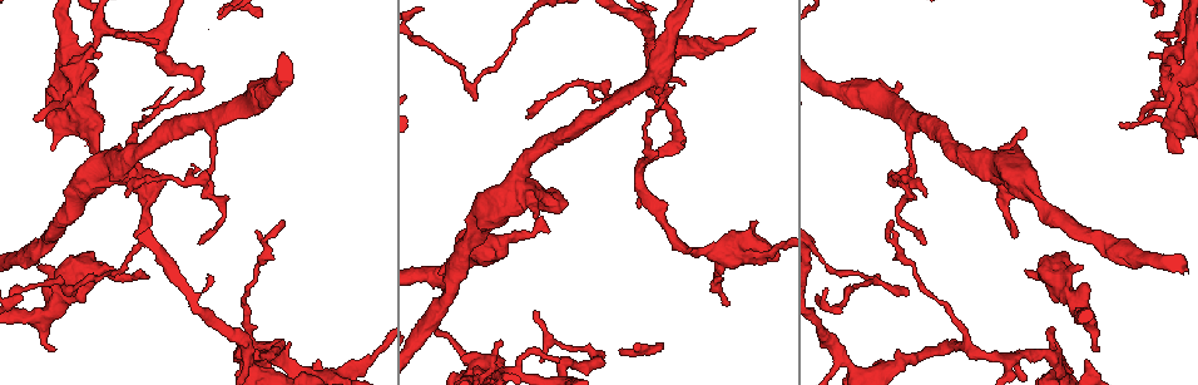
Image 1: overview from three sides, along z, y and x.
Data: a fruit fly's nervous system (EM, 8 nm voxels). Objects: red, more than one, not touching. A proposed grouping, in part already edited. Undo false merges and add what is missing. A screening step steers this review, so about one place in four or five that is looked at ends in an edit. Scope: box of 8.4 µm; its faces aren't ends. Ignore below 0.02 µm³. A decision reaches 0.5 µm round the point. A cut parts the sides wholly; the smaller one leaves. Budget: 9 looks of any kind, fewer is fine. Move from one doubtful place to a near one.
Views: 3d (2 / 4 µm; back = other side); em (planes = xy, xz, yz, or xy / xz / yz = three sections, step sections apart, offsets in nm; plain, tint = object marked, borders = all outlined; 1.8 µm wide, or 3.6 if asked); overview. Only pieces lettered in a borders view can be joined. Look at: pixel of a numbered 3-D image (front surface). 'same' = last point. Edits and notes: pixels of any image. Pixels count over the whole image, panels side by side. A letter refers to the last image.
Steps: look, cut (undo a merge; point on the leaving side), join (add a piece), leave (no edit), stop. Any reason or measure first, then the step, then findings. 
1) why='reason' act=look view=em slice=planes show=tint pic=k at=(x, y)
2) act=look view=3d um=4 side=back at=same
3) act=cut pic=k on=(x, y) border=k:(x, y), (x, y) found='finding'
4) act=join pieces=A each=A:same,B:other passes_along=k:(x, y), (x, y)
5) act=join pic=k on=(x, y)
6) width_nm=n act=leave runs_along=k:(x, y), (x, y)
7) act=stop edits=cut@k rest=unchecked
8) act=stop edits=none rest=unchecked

why='sudden change in width' act=look view=3d um=2 pic=1 at=(912, 174)

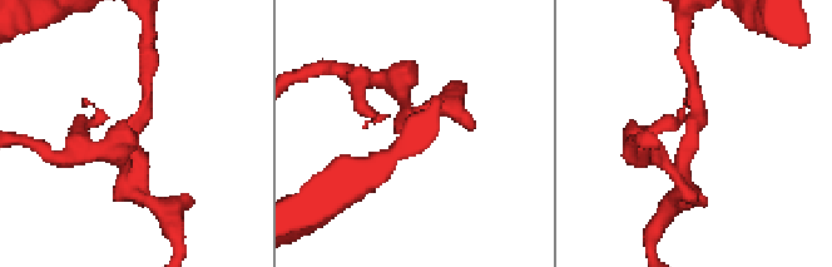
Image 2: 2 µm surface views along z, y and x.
act=look view=em slice=planes show=tint pic=2 at=(686, 136)

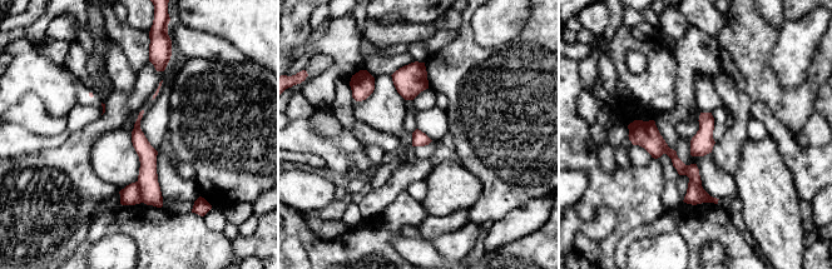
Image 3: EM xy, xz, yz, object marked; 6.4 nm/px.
act=look view=em slice=planes show=borders at=same

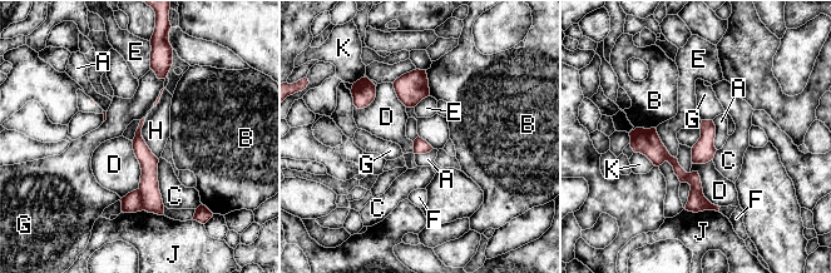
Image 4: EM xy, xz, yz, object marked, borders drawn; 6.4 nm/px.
act=cut pic=4 on=(697, 202) each=A:other,B:other,C:other,D:other,E:other,F:other,G:other,H:other,J:other,K:other part_leaving=4:(634, 133), (676, 165), (707, 207) found='two cells meet here'

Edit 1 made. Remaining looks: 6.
why='thin end' act=look view=em slice=planes show=borders pic=1 at=(906, 295)

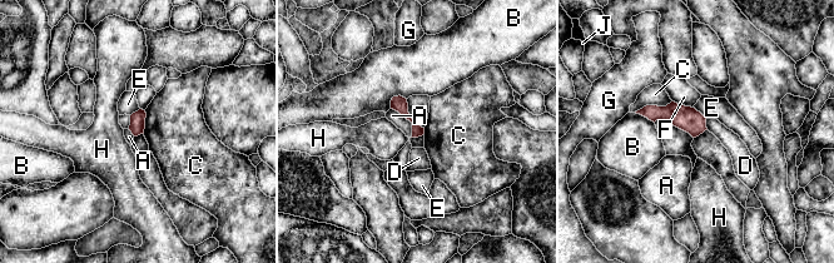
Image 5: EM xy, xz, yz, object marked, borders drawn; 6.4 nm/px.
longest_contact=C:260nm act=leave each=A:other,B:other,C:other,D:other,E:other,F:other,G:other,H:other,J:other found='none of them fits'

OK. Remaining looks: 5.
why='branch point' act=look view=3d um=4 pic=1 at=(256, 344)

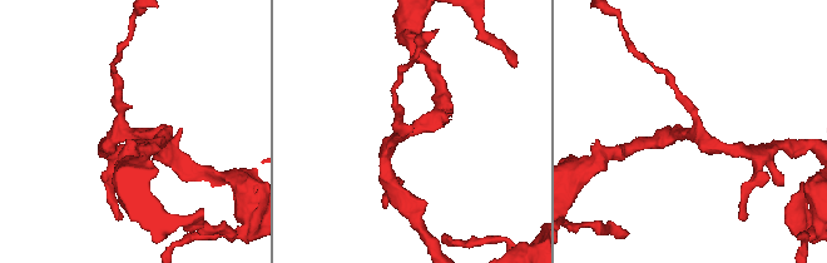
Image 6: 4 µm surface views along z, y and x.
arms=3 why='now the EM' act=look view=em slice=planes show=borders pic=6 at=(697, 133)

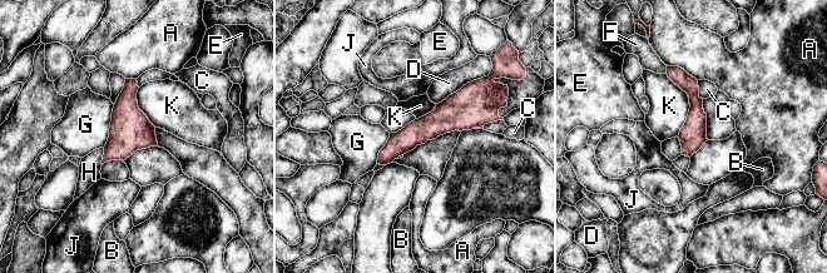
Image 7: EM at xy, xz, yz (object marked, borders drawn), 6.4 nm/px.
act=leave each=A:other,B:other,C:other,D:other,E:other,F:other,G:other,H:other,J:other,K:other runs_along=7:(488, 118), (444, 118), (381, 160) found='continuous, no second cell'

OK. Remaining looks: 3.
why='narrows sharply' act=look view=3d um=4 pic=1 at=(1177, 50)

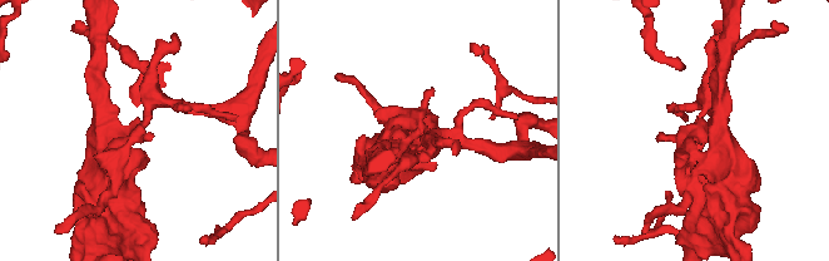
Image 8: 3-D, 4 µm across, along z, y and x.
arms=3 arm_widths_nm=200,280,380 why='shape alone is not enough' act=look view=em slice=planes show=borders pic=8 at=(134, 130)

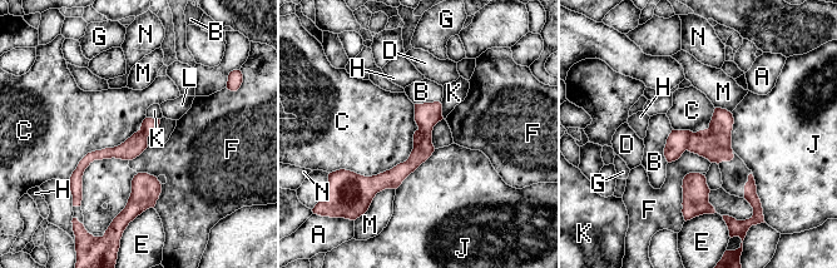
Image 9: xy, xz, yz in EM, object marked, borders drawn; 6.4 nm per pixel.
act=cut pic=9 on=(677, 142) each=A:other,B:other,C:other,D:other,E:other,F:other,G:other,H:other,J:other,K:other,L:other,M:other,N:other border=9:(696, 133), (686, 149) found='a second cell is stuck on'

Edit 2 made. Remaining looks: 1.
act=stop edits=cut@4,cut@9 rest=unchecked

